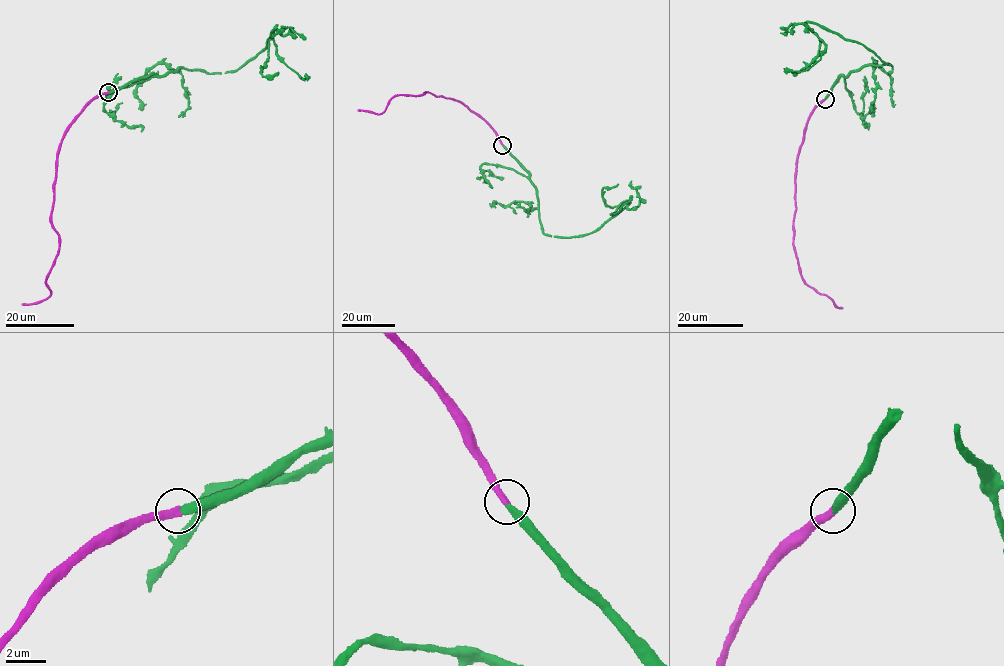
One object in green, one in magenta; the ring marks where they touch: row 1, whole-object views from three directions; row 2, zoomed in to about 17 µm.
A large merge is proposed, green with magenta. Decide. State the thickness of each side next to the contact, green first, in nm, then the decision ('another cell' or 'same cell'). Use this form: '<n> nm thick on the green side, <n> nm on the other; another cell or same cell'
400 nm thick on the green side, 360 nm on the other; same cell

